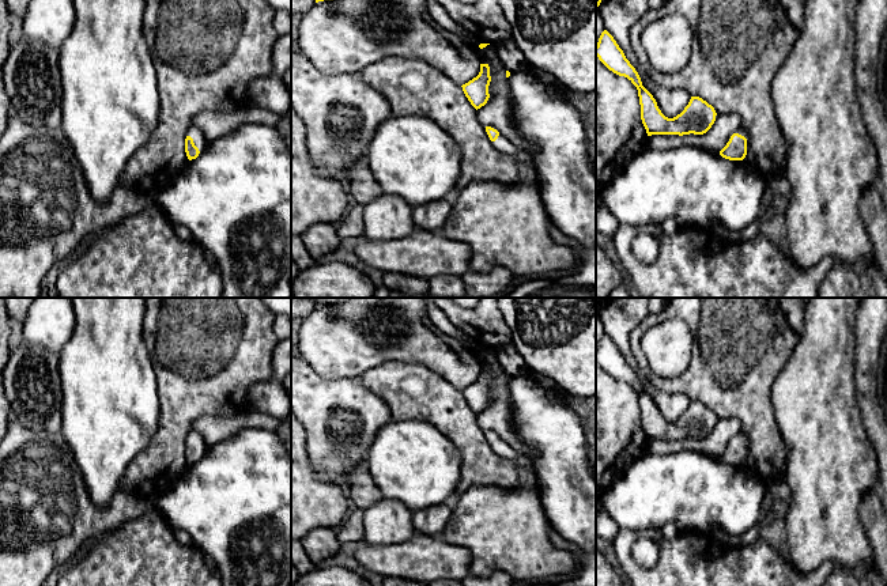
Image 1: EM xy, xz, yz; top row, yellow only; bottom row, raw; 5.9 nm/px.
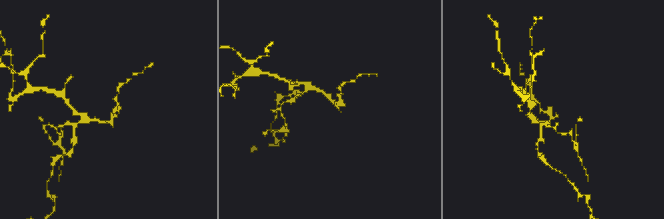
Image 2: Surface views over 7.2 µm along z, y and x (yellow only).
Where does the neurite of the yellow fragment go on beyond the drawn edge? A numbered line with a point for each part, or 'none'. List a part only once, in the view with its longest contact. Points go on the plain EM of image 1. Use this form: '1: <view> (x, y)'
1: xy (199, 443)

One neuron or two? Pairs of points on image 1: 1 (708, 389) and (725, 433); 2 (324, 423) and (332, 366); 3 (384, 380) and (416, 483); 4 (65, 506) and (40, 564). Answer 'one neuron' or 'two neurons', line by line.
1: two neurons
2: two neurons
3: two neurons
4: one neuron

